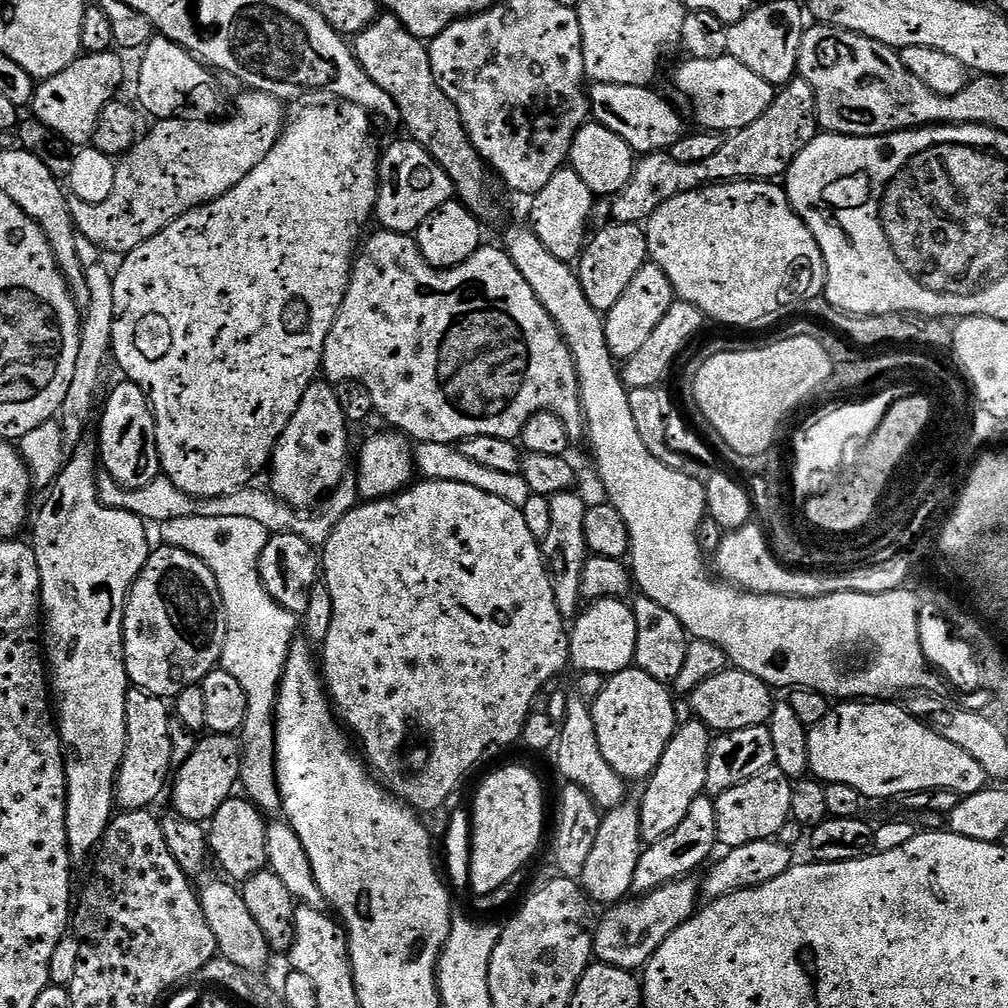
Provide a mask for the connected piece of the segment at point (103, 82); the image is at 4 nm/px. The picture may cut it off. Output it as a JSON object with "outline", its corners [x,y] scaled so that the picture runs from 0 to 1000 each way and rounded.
{"outline":[[[114,51],[80,54],[62,69],[62,73],[39,80],[30,104],[31,114],[68,144],[90,144],[101,109],[110,99],[116,98],[118,91],[115,90],[123,83],[123,63],[115,55]]]}

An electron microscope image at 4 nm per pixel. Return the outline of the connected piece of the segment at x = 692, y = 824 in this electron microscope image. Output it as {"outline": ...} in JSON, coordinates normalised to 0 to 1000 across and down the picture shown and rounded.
{"outline":[[[696,788],[692,792],[688,792],[688,797],[685,799],[681,812],[677,812],[677,815],[673,815],[673,819],[668,825],[638,842],[629,865],[627,885],[632,890],[637,890],[665,875],[676,873],[678,869],[687,869],[689,861],[696,860],[695,862],[697,862],[707,852],[706,844],[709,841],[712,841],[710,796],[707,791]]]}

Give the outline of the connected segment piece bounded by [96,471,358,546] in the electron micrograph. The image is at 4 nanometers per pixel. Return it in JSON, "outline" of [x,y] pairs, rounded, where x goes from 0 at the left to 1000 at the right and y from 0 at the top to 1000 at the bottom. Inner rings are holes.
{"outline":[[[100,467],[95,473],[95,485],[99,491],[99,496],[105,502],[110,504],[120,504],[126,508],[131,508],[135,512],[139,512],[144,518],[150,518],[152,521],[158,522],[165,518],[169,518],[173,514],[188,514],[189,512],[203,512],[204,514],[223,514],[223,513],[243,513],[248,514],[252,518],[257,518],[258,521],[264,522],[267,530],[279,528],[280,530],[296,530],[303,536],[304,539],[311,542],[319,542],[327,534],[327,530],[331,526],[331,522],[336,516],[341,513],[348,504],[353,503],[355,499],[355,489],[353,486],[352,475],[342,474],[338,476],[333,485],[324,493],[323,499],[320,501],[321,509],[318,512],[310,512],[313,510],[306,510],[301,516],[299,509],[288,503],[287,500],[282,500],[277,493],[270,491],[269,487],[262,486],[257,488],[254,482],[247,482],[236,485],[232,490],[224,490],[216,494],[208,494],[207,496],[193,496],[191,492],[186,492],[181,486],[177,486],[173,482],[173,478],[169,478],[169,474],[165,471],[157,471],[153,474],[153,478],[149,478],[140,484],[120,484],[115,479],[115,475],[105,467]]]}

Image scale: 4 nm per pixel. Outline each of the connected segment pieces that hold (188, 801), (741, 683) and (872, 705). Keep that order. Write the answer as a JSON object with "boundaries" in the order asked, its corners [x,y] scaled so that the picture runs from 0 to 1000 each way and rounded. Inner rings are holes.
{"boundaries":[[[[206,728],[195,733],[192,748],[188,748],[188,752],[185,752],[185,756],[174,763],[173,773],[169,778],[171,798],[175,801],[172,802],[174,809],[188,812],[197,817],[209,814],[216,800],[220,800],[220,796],[224,796],[238,778],[239,753],[240,738],[233,729]]],[[[724,661],[719,667],[708,669],[708,673],[696,677],[692,685],[686,687],[686,709],[710,728],[759,720],[766,710],[766,689],[767,684],[760,677],[756,677],[756,673],[748,673],[748,669],[740,669],[735,663]]],[[[889,696],[830,697],[822,701],[815,716],[802,723],[802,739],[804,766],[809,773],[847,780],[862,795],[923,784],[942,784],[955,792],[973,786],[981,777],[974,760],[958,744],[915,720]]]]}

